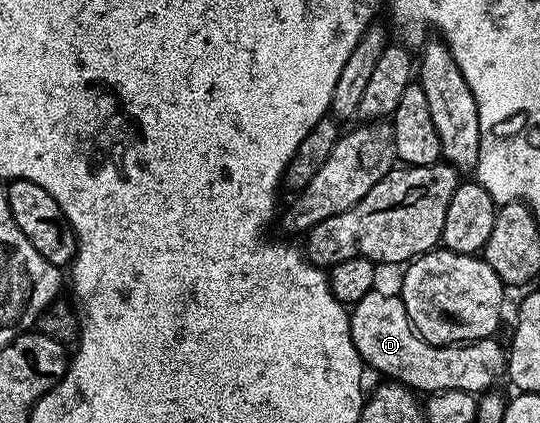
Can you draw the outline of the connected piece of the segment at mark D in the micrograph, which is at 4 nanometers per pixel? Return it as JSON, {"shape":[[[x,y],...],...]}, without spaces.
{"shape":[[[375,289],[363,297],[363,301],[352,304],[349,311],[349,332],[351,341],[355,341],[355,349],[359,353],[362,364],[379,374],[385,375],[386,380],[396,381],[414,392],[436,393],[439,391],[468,391],[470,393],[484,393],[498,386],[507,371],[507,351],[496,342],[496,338],[477,339],[473,343],[458,343],[447,347],[440,347],[429,343],[423,336],[418,335],[407,317],[407,309],[403,305],[400,294],[384,295],[381,289]]]}

